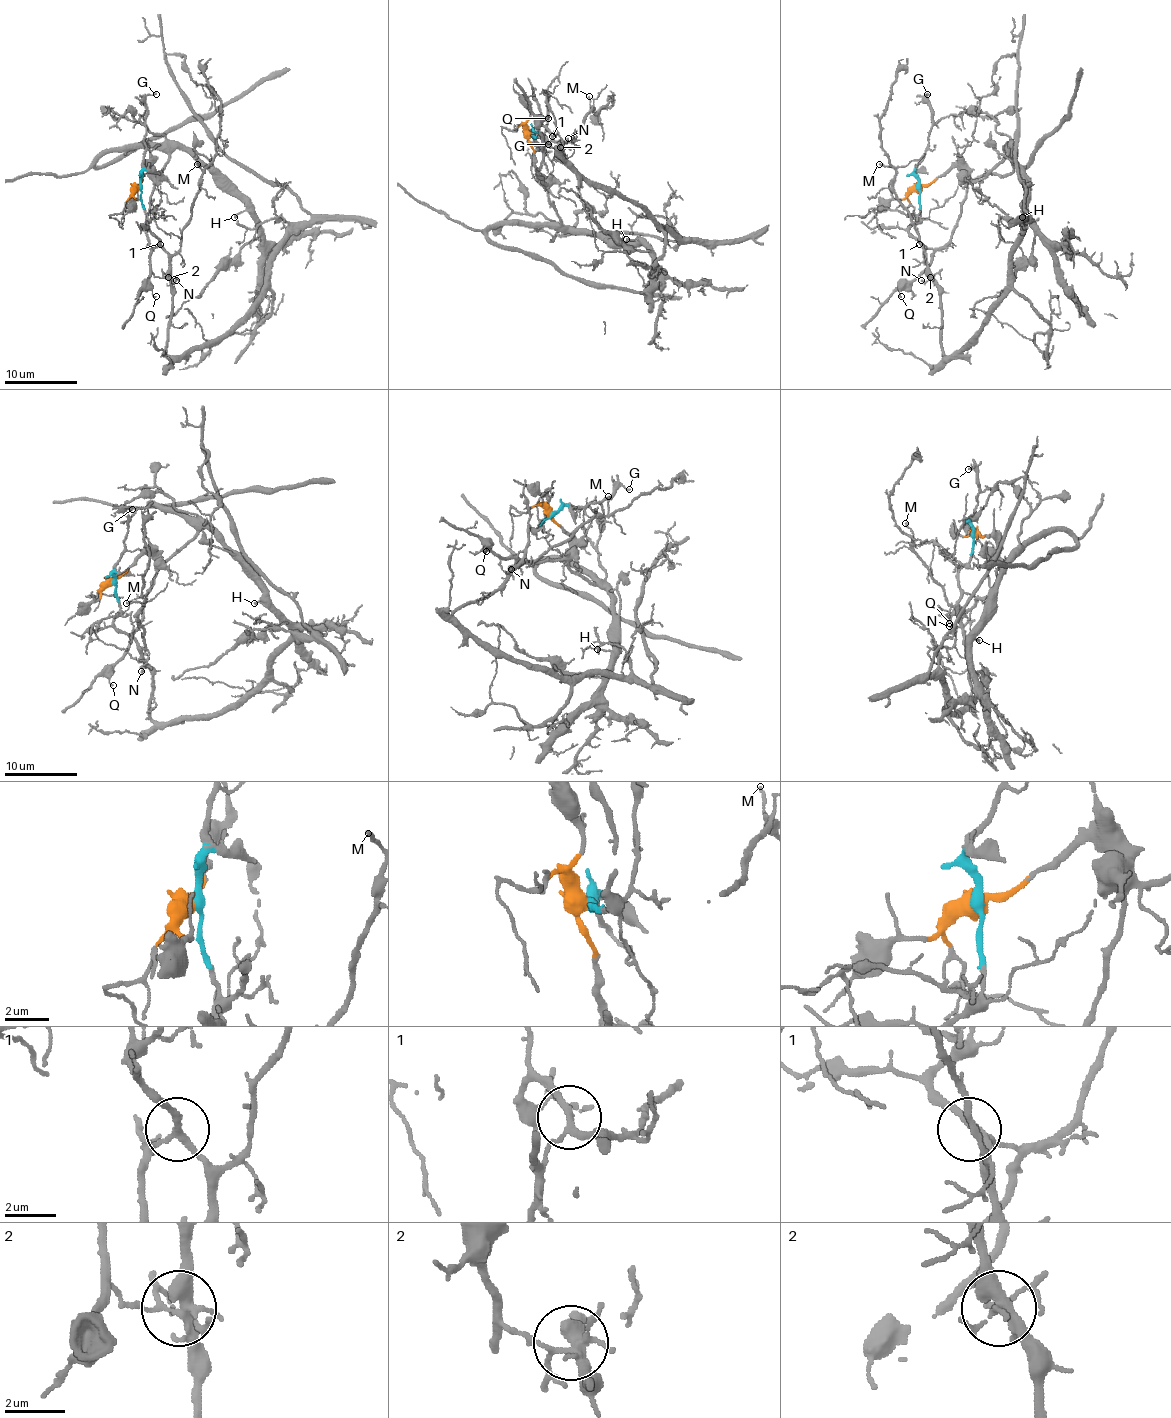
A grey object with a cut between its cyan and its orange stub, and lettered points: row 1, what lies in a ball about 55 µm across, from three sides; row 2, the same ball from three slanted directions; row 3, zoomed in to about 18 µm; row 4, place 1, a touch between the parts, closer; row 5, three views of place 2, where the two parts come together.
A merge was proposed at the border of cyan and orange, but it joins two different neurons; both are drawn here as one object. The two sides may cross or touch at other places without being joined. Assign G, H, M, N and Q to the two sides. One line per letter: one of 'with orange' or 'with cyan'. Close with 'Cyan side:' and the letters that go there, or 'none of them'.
G: with cyan
H: with orange
M: with cyan
N: with orange
Q: with orange
Cyan side: G, M

